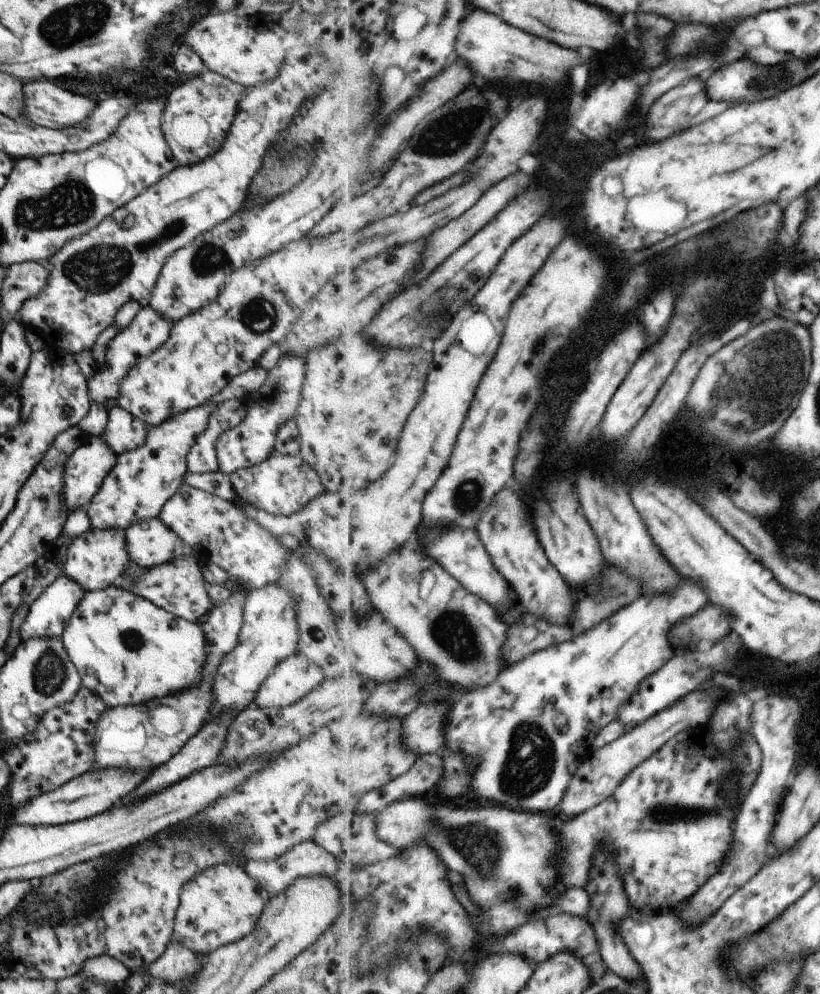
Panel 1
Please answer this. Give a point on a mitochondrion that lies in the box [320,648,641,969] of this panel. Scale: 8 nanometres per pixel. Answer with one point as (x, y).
(531, 757)

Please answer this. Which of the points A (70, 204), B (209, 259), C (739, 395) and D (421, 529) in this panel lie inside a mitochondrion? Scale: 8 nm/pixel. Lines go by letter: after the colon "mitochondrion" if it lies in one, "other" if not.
A: mitochondrion
B: mitochondrion
C: mitochondrion
D: other

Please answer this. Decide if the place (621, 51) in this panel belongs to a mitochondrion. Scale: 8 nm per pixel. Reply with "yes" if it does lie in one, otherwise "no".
no

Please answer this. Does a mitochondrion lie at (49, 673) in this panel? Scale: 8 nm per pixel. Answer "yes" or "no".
yes

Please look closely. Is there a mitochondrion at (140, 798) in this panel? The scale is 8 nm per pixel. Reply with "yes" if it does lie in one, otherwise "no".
no

